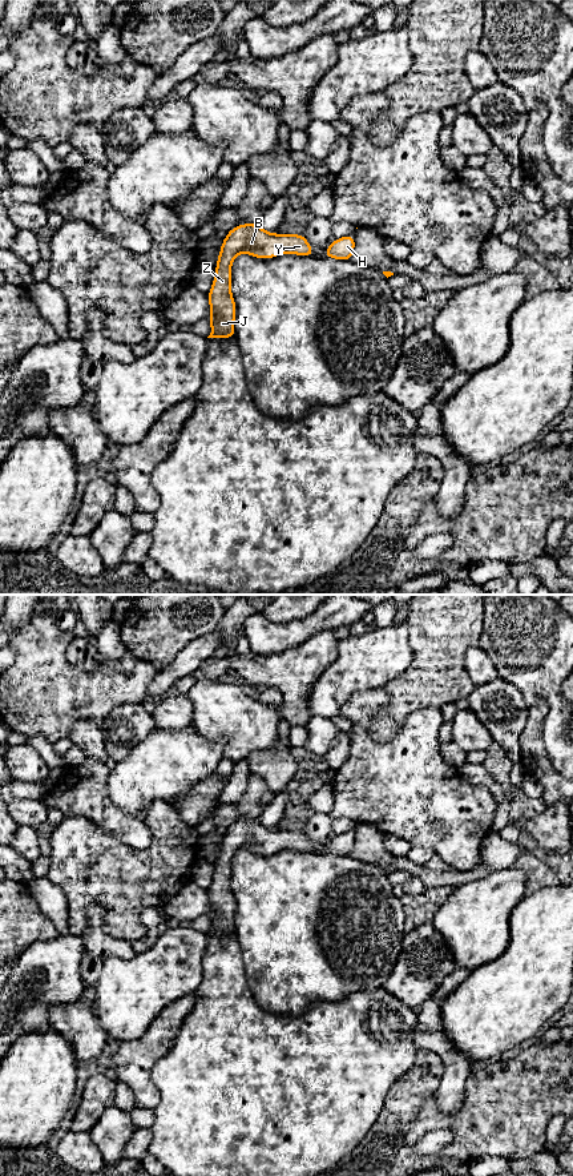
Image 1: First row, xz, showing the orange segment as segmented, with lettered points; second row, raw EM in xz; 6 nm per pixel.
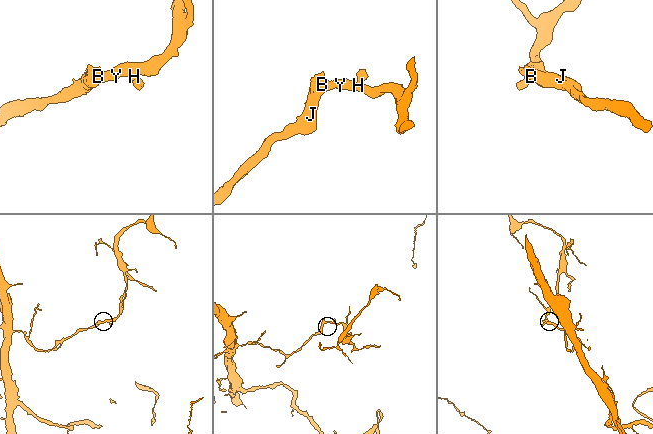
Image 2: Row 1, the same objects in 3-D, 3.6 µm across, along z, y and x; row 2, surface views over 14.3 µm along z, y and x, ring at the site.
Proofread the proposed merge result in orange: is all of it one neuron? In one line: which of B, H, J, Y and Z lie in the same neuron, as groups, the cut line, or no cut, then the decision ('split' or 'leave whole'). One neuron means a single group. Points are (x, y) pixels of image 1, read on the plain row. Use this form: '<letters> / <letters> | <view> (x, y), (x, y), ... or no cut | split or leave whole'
B H J Y Z | no cut | leave whole

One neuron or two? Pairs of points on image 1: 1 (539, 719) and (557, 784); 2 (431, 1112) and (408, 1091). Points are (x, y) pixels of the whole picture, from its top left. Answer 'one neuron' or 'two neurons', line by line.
1: one neuron
2: two neurons

